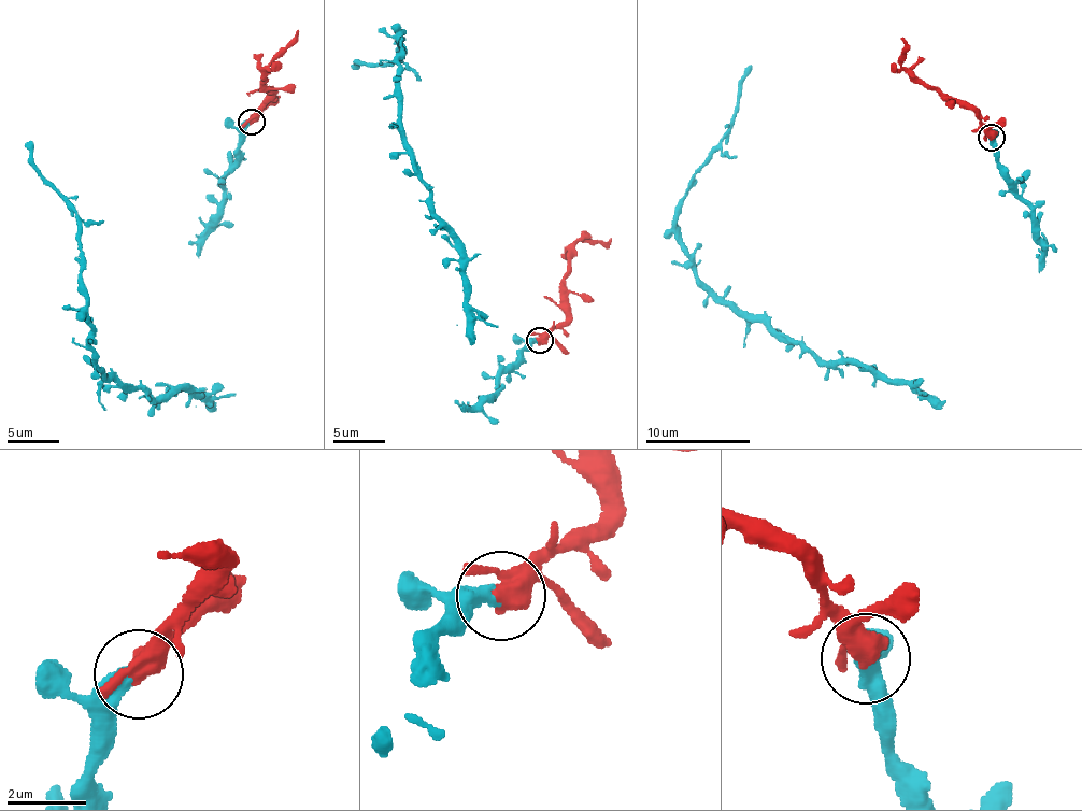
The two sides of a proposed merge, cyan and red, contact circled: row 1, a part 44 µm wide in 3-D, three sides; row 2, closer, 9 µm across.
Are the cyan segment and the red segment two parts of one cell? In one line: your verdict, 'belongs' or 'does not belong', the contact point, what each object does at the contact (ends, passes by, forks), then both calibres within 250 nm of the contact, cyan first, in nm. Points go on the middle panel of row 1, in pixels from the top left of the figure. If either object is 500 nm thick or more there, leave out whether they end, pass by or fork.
belongs; at (539, 340); cyan ends there; red passes by; 400 nm thick on the cyan side, 440 nm on the other

